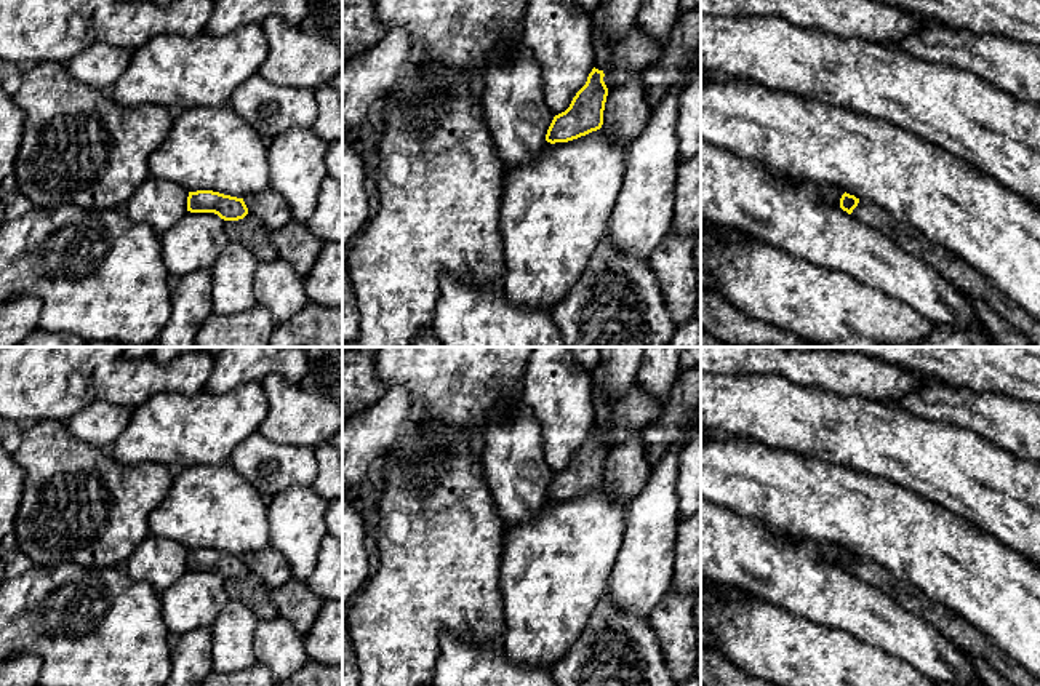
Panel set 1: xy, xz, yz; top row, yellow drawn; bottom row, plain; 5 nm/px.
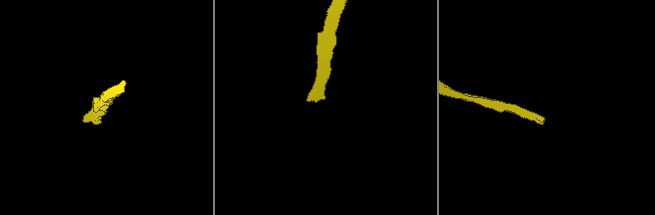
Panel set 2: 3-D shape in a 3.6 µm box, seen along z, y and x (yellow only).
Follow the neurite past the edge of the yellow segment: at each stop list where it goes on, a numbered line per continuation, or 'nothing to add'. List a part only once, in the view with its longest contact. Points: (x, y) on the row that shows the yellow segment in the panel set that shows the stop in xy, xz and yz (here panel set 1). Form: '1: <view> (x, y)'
1: yz (949, 266)

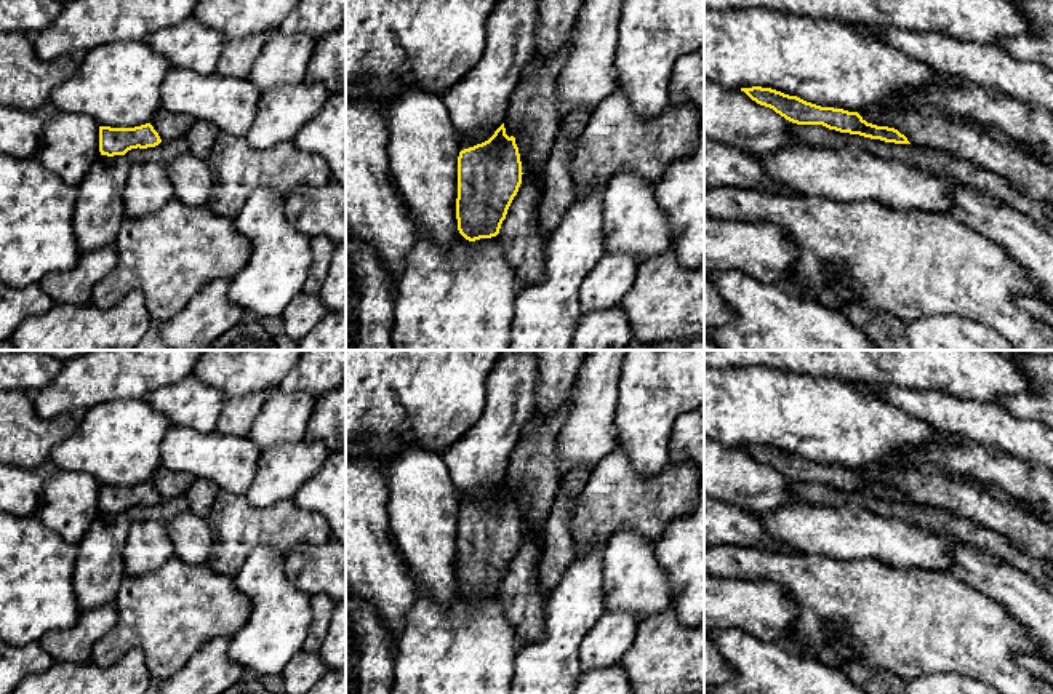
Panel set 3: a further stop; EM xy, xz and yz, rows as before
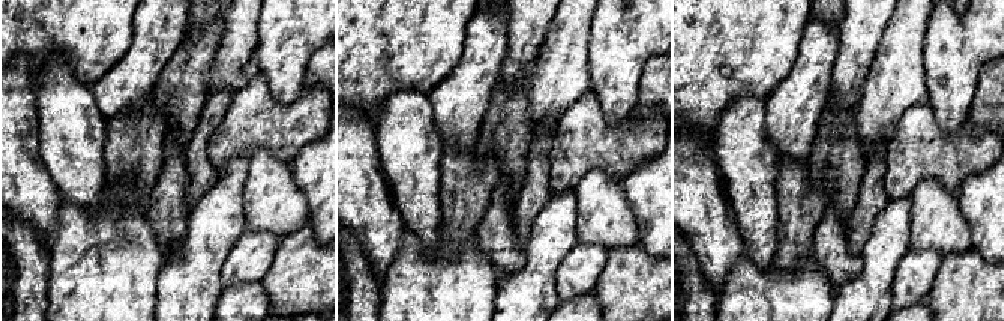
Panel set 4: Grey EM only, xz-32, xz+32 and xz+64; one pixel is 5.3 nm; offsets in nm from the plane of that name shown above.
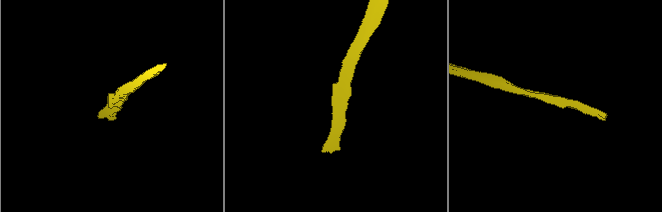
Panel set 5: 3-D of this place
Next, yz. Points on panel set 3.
nothing to add

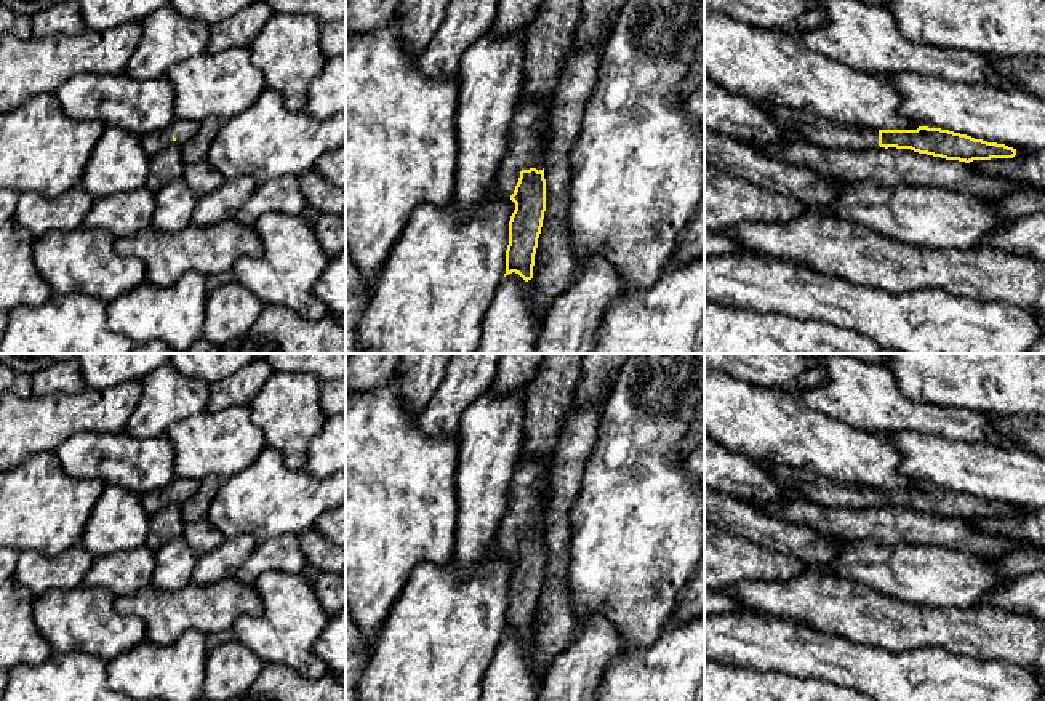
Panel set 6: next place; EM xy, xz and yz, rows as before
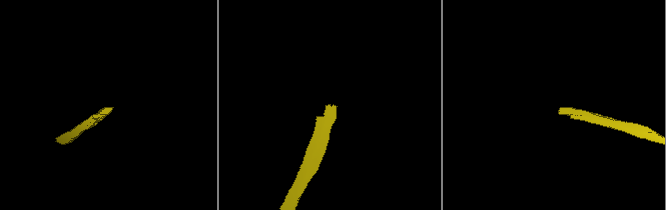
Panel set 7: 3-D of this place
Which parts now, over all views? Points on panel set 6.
1: xz (527, 148)

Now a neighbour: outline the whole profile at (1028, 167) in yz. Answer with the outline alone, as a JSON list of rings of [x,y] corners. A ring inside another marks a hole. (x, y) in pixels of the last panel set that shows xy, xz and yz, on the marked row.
[[[1016,149],[1013,158],[973,160],[968,165],[991,176],[1026,182],[1045,190],[1045,149]]]

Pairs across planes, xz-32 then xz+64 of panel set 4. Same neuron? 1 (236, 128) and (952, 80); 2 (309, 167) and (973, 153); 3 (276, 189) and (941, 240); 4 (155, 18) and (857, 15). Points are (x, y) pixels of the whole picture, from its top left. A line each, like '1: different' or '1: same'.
1: different
2: different
3: same
4: different

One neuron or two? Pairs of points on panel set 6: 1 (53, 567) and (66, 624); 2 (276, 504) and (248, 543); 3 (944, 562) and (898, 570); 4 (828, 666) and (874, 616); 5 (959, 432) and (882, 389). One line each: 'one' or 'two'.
1: two
2: two
3: one
4: two
5: one

